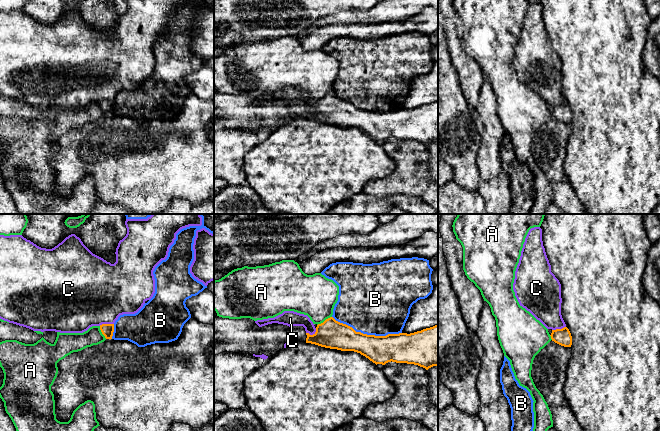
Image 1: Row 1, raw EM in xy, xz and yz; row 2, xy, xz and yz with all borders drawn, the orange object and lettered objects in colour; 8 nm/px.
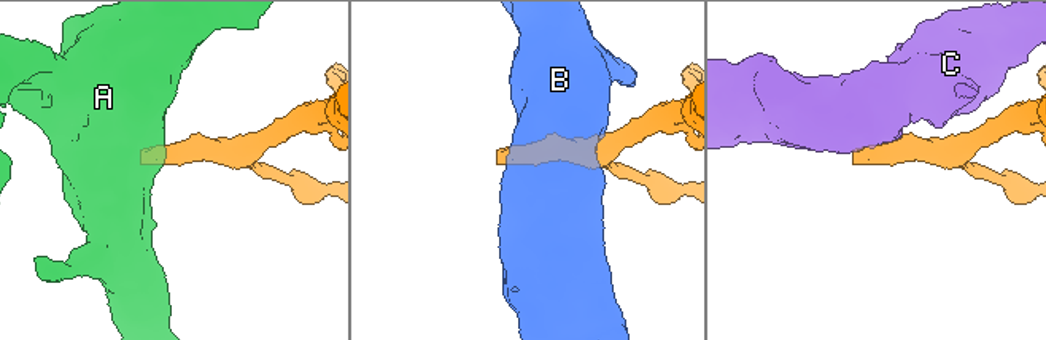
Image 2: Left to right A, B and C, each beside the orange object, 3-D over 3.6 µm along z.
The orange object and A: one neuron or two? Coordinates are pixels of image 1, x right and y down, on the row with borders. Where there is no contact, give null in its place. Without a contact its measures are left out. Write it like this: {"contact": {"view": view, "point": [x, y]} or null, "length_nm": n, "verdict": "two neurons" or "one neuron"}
{"contact": {"view": "xz", "point": [325, 320]}, "length_nm": 140, "verdict": "two neurons"}

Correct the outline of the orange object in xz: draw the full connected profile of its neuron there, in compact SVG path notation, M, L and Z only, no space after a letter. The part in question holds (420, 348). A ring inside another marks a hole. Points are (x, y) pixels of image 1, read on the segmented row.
M219 316L214 317L214 355L223 352L233 352L237 354L266 355L268 357L275 355L284 348L284 344L291 342L306 342L321 347L337 349L341 351L354 351L368 358L373 363L385 365L388 362L414 364L428 370L433 366L438 366L438 325L423 329L414 333L388 334L386 336L367 335L356 332L352 327L336 321L333 317L326 319L321 324L315 324L316 332L310 335L303 326L292 326L272 323L259 327L254 320L250 318L229 319Z

